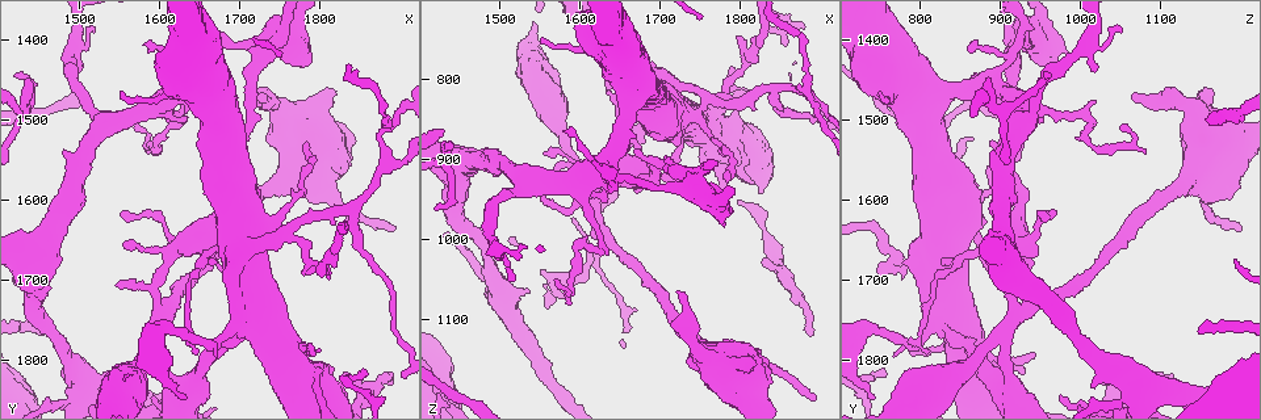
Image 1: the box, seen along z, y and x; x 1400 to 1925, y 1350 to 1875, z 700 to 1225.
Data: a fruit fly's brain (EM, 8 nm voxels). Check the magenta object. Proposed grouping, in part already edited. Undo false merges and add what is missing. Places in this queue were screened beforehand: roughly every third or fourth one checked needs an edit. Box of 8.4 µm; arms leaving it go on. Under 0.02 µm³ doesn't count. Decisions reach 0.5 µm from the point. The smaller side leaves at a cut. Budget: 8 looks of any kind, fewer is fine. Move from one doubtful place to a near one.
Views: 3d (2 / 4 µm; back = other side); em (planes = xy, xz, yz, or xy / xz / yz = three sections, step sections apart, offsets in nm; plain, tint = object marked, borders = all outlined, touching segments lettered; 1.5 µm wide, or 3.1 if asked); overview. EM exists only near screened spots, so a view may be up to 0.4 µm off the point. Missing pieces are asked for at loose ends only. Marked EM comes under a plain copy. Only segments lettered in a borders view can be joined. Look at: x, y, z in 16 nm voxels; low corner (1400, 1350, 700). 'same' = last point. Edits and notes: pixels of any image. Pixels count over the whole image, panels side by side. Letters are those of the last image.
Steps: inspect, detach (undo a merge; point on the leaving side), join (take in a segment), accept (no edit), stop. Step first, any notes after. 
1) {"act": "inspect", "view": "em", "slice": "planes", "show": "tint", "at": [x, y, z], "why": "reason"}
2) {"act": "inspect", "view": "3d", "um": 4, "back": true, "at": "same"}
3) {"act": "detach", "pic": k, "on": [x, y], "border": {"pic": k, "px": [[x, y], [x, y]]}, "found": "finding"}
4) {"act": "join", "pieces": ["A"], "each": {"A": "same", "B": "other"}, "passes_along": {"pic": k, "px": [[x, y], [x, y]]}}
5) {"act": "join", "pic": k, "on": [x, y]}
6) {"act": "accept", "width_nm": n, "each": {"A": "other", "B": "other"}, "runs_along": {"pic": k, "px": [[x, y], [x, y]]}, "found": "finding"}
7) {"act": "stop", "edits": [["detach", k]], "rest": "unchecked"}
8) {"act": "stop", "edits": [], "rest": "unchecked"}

{"act": "inspect", "view": "3d", "um": 2, "at": [1555, 1655, 885], "why": "tapers out"}

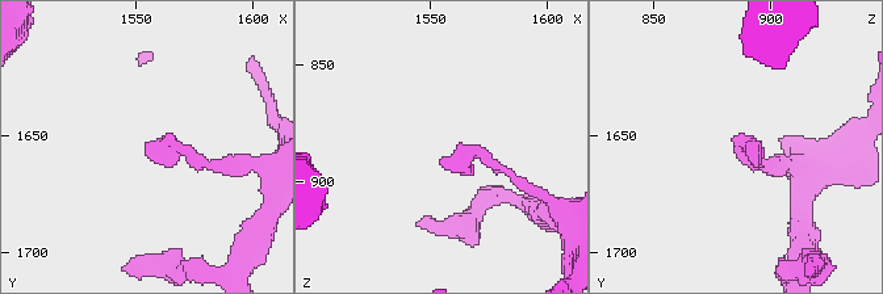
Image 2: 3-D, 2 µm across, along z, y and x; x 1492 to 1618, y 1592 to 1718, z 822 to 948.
{"act": "inspect", "view": "em", "slice": "xz", "step": 8, "show": "tint", "at": [1554, 1654, 890]}

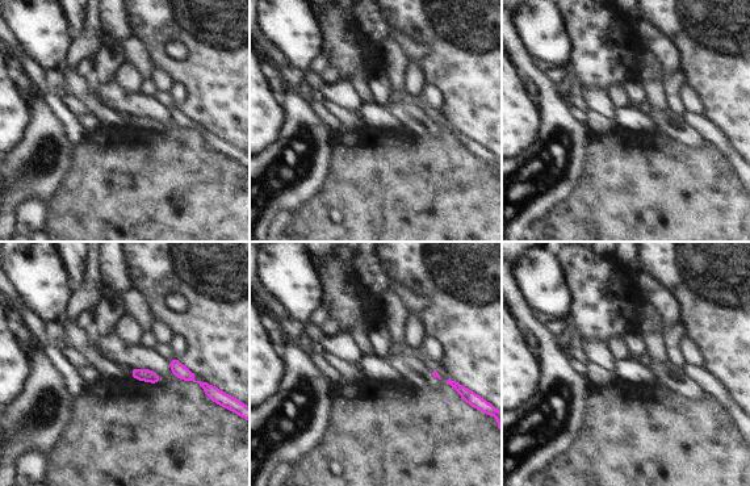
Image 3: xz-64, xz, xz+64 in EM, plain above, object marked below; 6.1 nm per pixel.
{"act": "inspect", "view": "em", "slice": "xy", "step": 4, "show": "borders", "at": "same"}

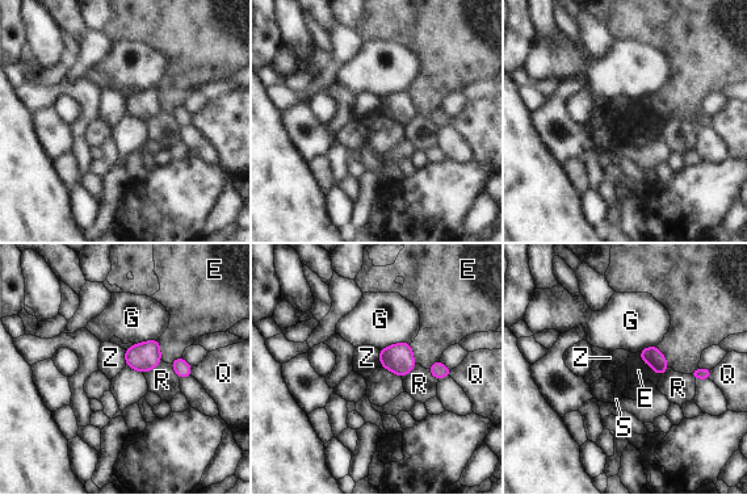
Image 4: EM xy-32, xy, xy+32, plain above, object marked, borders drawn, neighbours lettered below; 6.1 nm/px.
{"act": "accept", "width_nm": 110, "each": {"E": "other", "G": "other", "Q": "other", "R": "other", "S": "other", "Z": "other"}, "border": {"pic": 4, "px": [[124, 349], [126, 364]]}, "found": "no lettered segment goes on from it"}

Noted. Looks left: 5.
{"act": "inspect", "view": "3d", "um": 2, "at": [1770, 1645, 820], "why": "touches itself"}

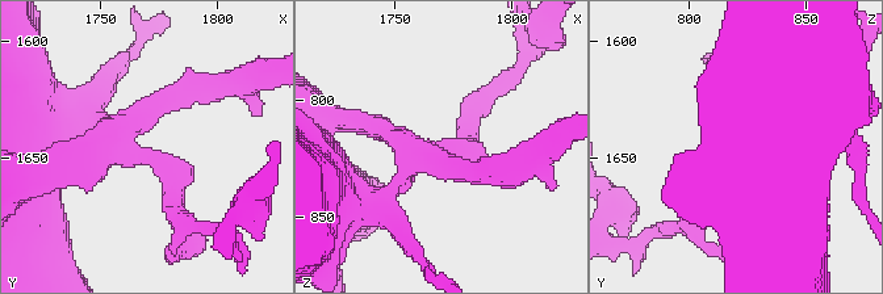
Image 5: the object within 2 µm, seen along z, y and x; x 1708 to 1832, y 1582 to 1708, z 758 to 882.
{"act": "inspect", "view": "em", "slice": "planes", "show": "tint", "at": [1764, 1647, 822], "arm_widths_nm": [160, 340], "why": "shape alone is not enough"}

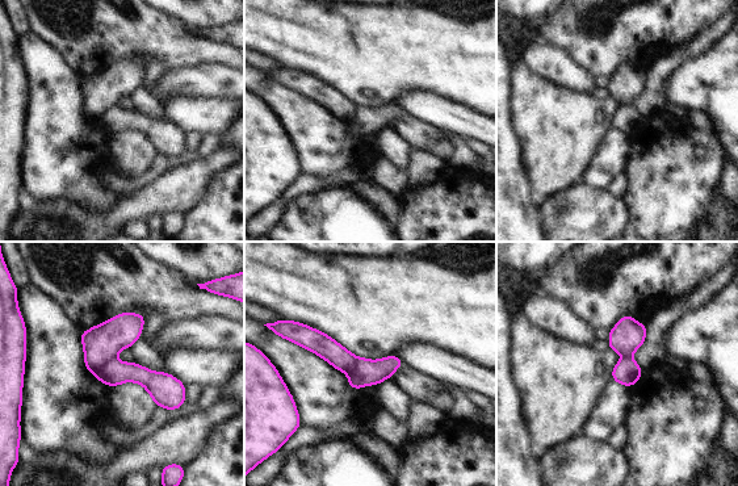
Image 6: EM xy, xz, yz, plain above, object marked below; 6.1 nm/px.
{"act": "inspect", "view": "em", "slice": "planes", "show": "borders", "at": "same"}

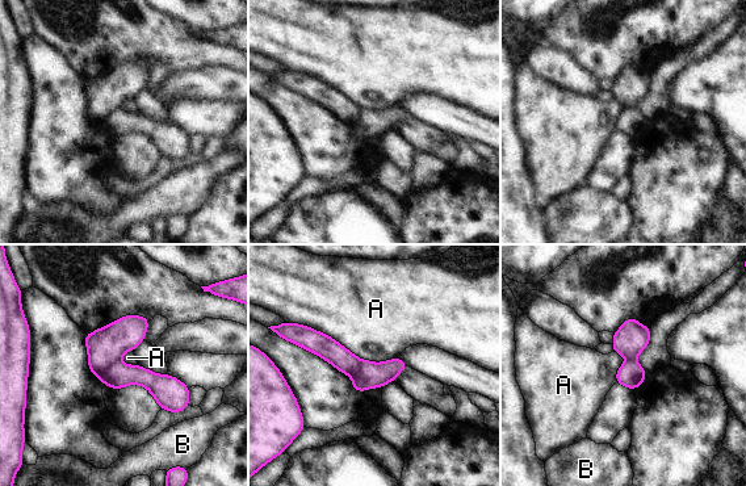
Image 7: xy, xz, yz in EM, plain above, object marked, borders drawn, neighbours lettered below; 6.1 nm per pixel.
{"act": "detach", "pic": 7, "on": [105, 346], "each": {"A": "other", "B": "other"}, "part_leaving": {"pic": 7, "px": [[306, 332], [353, 373]]}, "found": "two cells meet here"}

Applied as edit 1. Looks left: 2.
{"act": "stop", "edits": [["detach", 7]], "rest": "unchecked"}

